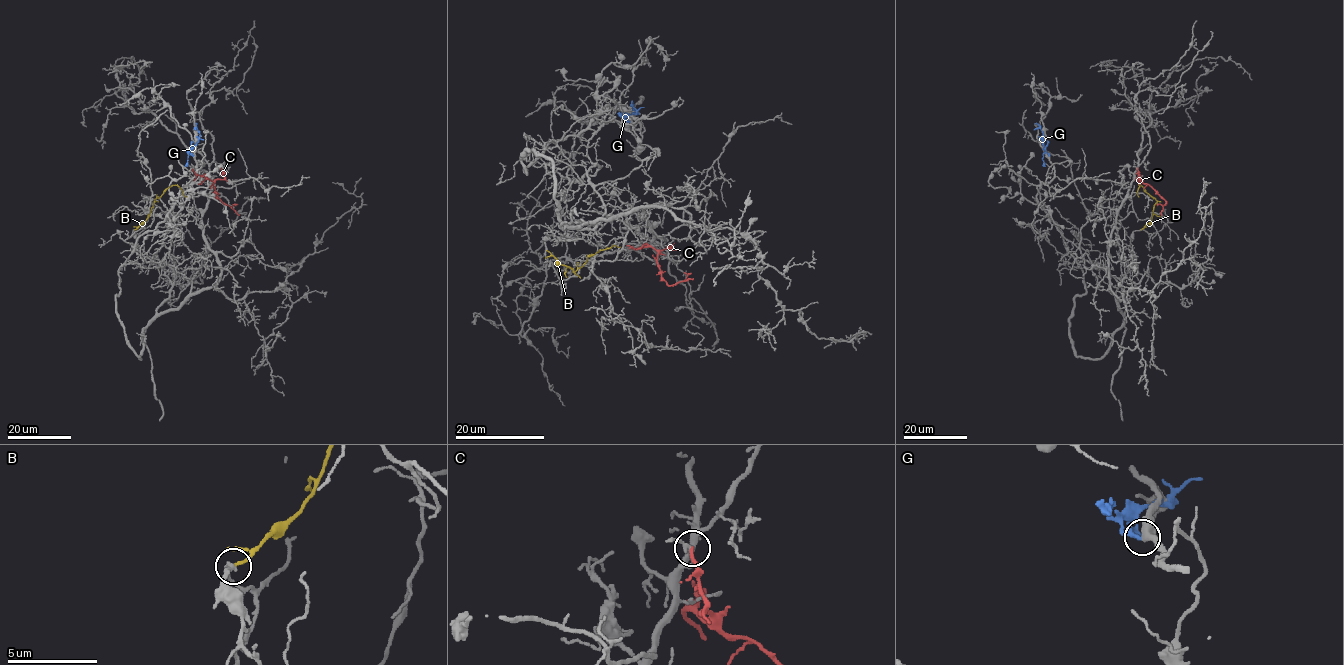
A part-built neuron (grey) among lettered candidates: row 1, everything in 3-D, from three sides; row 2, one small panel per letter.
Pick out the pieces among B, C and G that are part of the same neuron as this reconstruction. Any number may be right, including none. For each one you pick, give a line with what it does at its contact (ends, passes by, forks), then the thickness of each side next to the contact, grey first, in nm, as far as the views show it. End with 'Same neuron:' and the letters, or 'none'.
Same neuron: none

